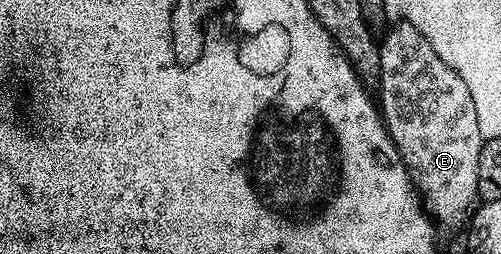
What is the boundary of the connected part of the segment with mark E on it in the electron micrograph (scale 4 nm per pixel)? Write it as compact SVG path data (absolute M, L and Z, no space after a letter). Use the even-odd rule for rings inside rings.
M397 24L394 26L397 27L389 31L385 36L385 40L381 40L379 44L381 48L381 77L379 79L379 87L381 86L381 98L379 94L381 116L385 120L385 127L389 129L389 135L403 160L403 164L409 170L409 176L413 179L413 185L417 193L420 194L423 199L423 206L429 217L433 219L438 227L444 228L444 226L446 226L449 230L457 230L464 222L466 225L466 223L470 221L471 211L478 201L479 152L481 151L483 140L479 136L479 116L475 116L475 100L471 100L471 91L467 88L467 84L463 84L459 72L455 72L450 66L443 64L439 52L435 52L435 48L431 48L427 36L423 36L423 32L419 32L419 28L408 24Z

